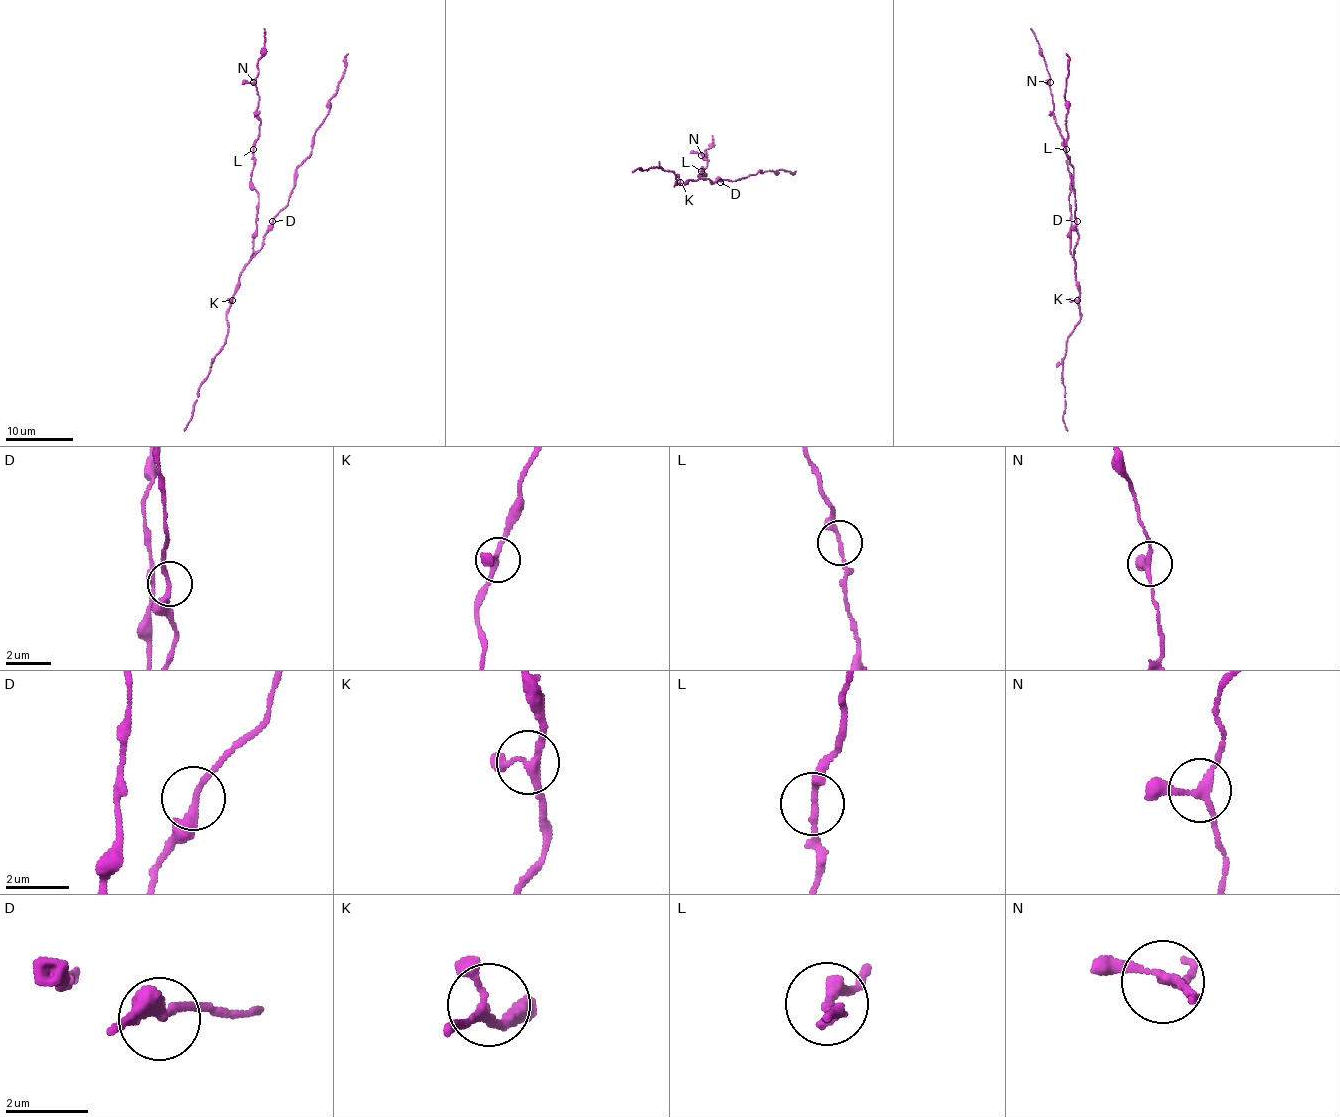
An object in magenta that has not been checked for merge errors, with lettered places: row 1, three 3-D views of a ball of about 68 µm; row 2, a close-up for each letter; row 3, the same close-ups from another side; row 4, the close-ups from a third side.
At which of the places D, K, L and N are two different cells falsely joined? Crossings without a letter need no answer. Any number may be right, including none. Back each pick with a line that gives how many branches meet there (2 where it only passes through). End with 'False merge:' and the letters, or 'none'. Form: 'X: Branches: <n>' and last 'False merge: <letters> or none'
False merge: none

